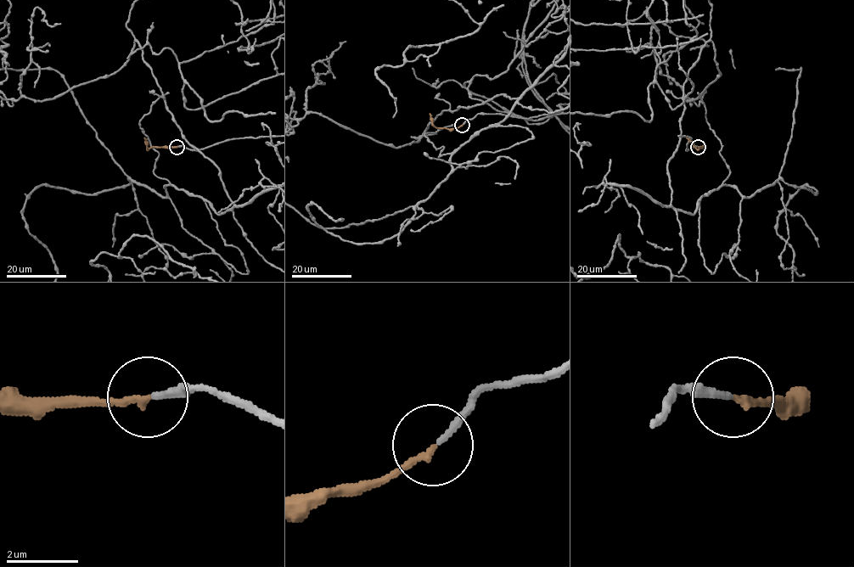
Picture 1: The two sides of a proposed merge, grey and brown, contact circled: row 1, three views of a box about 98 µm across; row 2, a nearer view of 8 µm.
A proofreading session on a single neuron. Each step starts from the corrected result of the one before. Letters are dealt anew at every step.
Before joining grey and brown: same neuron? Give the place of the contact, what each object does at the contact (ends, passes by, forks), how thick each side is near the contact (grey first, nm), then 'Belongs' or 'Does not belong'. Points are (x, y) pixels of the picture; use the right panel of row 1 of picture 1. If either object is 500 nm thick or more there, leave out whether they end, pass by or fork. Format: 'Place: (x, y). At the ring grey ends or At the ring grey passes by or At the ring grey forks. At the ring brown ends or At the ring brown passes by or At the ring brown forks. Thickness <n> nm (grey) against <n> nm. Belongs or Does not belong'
Place: (698, 147). At the ring grey ends. At the ring brown ends. Thickness 170 nm (grey) against 190 nm. Belongs

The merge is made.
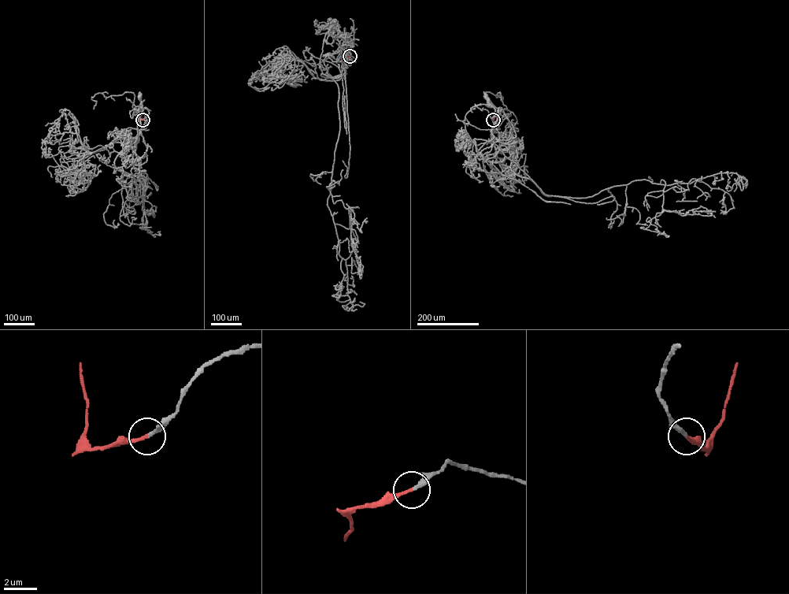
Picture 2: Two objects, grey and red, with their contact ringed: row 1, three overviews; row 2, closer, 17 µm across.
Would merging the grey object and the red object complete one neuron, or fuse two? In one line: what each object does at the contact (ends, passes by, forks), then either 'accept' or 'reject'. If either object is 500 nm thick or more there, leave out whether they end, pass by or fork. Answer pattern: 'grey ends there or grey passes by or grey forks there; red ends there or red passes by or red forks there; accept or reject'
grey ends there; red ends there; accept

